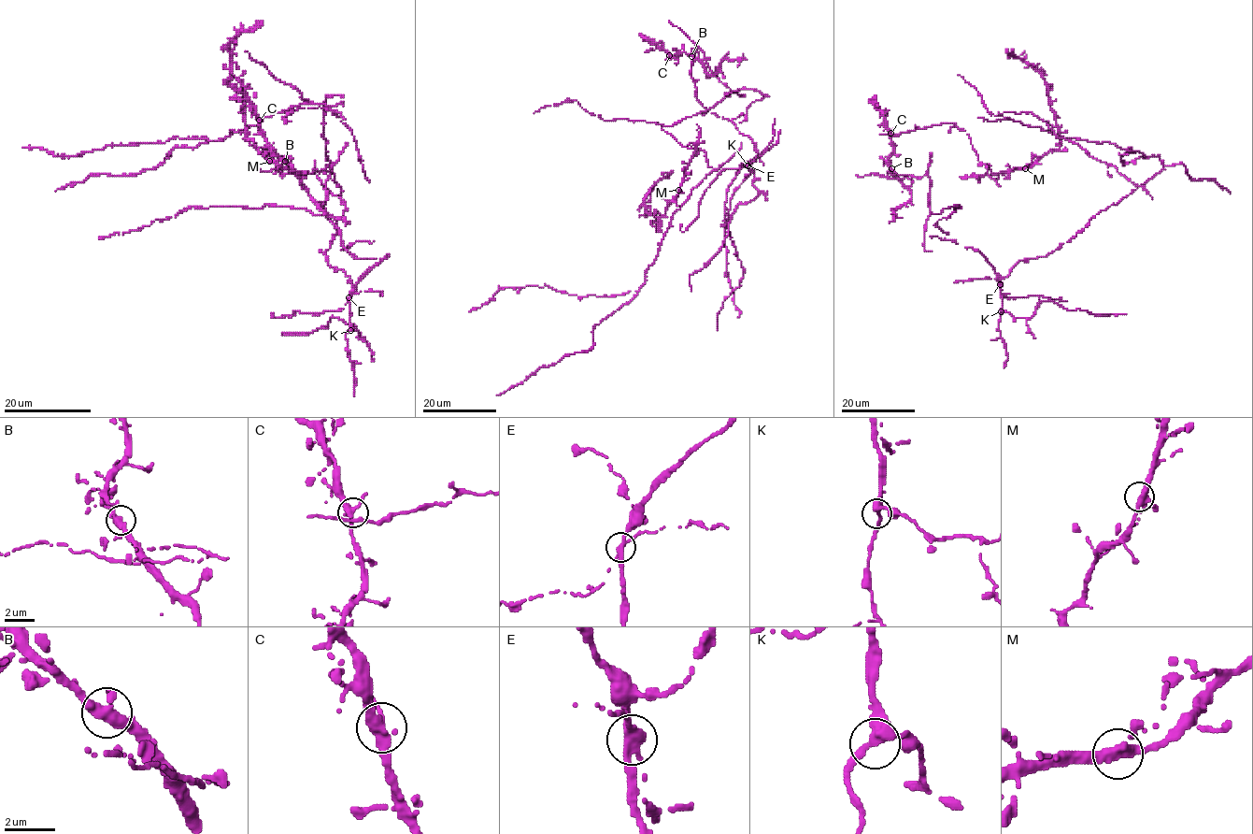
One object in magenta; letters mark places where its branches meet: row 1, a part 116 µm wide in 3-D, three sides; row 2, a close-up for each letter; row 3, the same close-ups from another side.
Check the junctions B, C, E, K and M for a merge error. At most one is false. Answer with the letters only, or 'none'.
E

